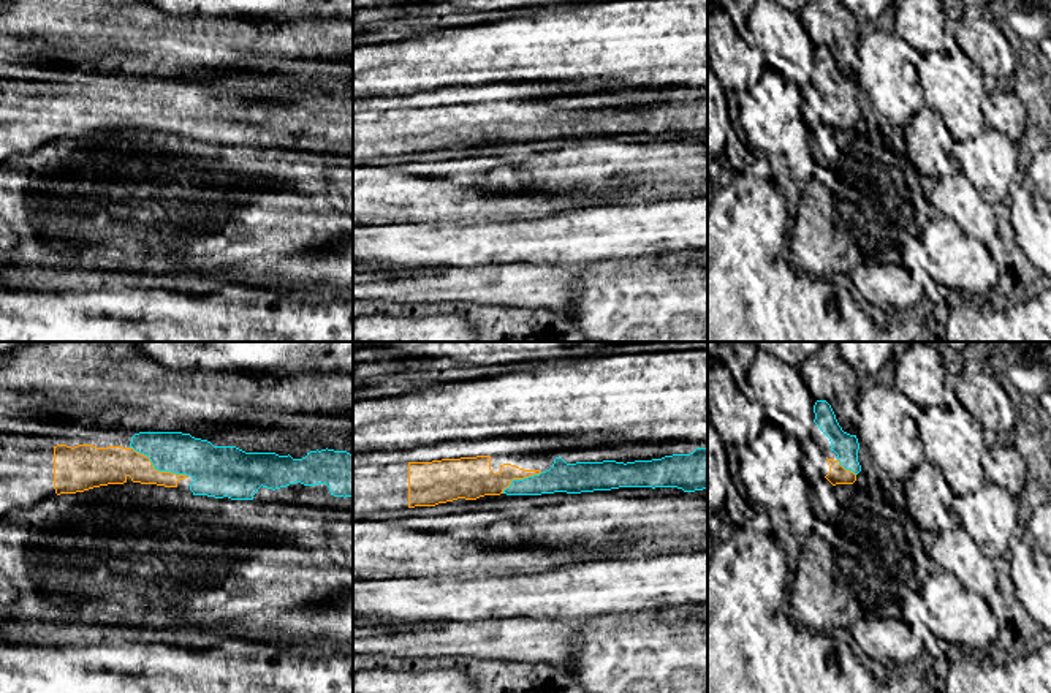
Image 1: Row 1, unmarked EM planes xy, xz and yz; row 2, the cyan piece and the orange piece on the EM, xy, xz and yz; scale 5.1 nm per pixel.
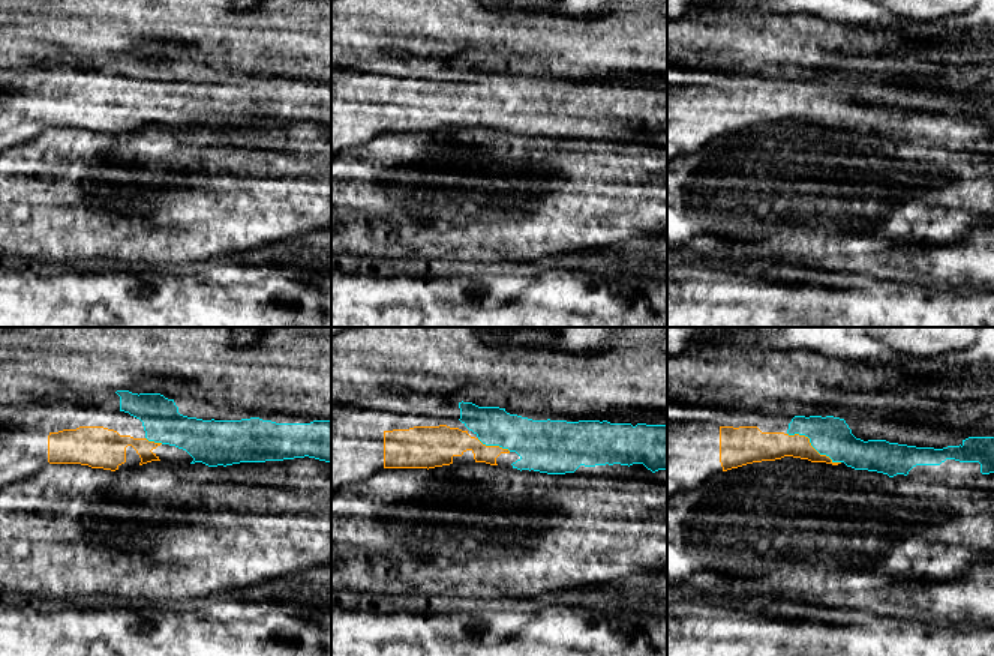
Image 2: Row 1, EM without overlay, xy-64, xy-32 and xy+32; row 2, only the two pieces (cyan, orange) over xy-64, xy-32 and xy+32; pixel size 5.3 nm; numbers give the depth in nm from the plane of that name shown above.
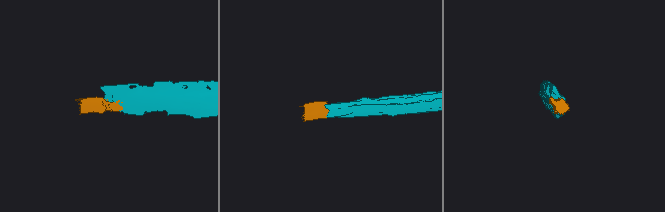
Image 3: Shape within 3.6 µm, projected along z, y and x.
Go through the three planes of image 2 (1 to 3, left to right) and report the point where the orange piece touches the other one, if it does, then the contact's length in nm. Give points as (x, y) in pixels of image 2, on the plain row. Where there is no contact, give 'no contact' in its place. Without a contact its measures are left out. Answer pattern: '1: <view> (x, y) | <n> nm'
1: xy-64 (155, 105) | 100 nm
2: xy-32 (494, 108) | 200 nm
3: xy+32 (813, 110) | 340 nm

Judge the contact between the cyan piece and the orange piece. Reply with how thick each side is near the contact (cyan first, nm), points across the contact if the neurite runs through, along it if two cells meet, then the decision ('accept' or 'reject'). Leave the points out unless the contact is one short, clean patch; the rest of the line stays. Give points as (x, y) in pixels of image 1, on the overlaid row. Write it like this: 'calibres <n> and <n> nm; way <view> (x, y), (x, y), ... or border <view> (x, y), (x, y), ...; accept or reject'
calibres 220 and 190 nm; way xy (179, 453), (170, 456), (157, 469), (108, 465); accept

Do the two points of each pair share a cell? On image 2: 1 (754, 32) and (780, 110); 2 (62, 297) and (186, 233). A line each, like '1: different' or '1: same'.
1: different
2: different

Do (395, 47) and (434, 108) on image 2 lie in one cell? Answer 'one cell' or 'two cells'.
two cells

